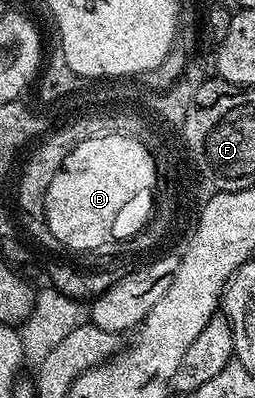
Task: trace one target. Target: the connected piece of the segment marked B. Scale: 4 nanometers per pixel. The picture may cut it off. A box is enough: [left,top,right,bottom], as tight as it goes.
[46,135,152,249]

